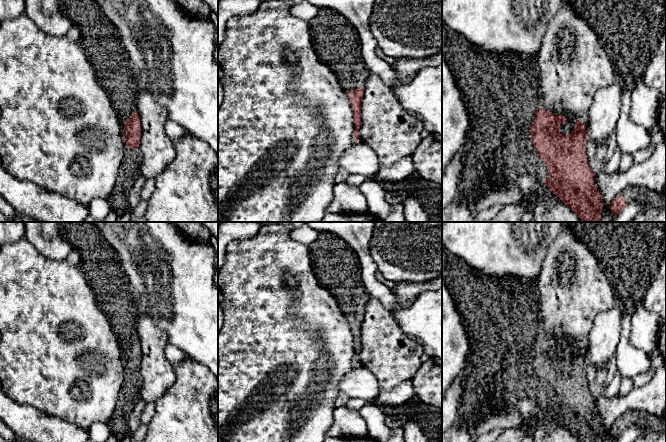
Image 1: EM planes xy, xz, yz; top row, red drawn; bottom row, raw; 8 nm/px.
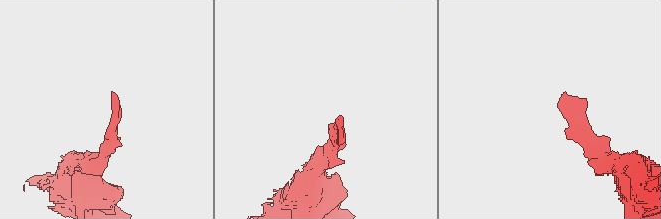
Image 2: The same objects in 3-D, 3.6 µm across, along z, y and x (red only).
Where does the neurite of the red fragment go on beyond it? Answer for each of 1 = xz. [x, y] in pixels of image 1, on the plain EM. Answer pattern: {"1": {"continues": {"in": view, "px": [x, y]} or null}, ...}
{"1": {"continues": null}}

